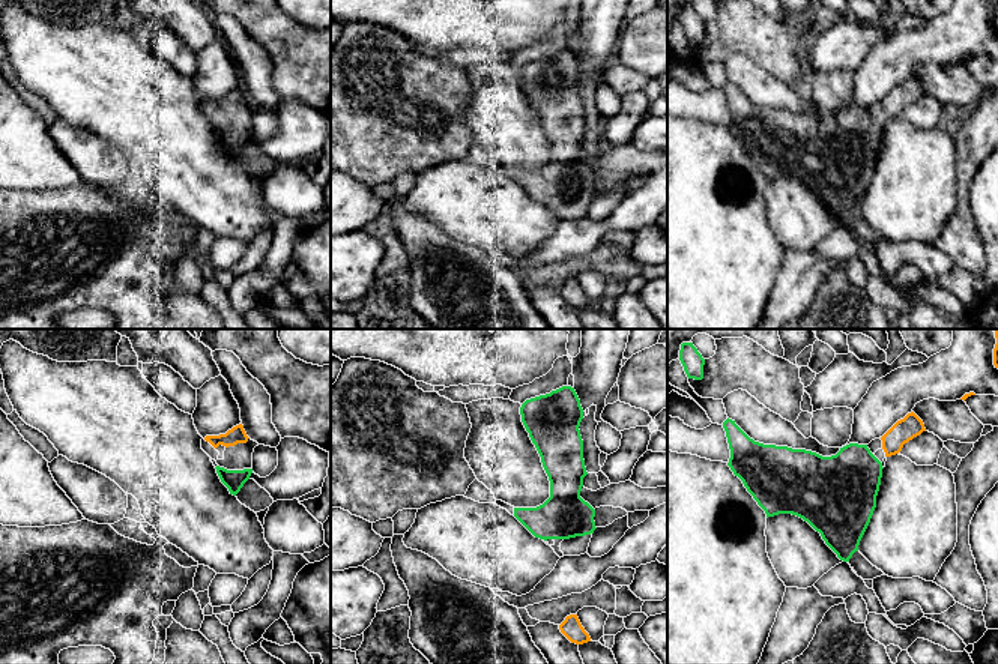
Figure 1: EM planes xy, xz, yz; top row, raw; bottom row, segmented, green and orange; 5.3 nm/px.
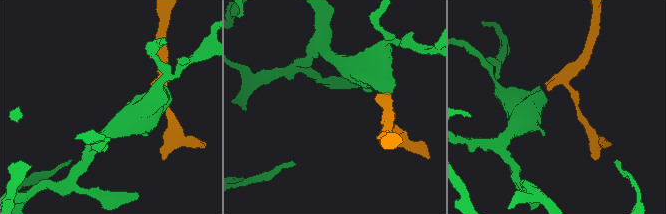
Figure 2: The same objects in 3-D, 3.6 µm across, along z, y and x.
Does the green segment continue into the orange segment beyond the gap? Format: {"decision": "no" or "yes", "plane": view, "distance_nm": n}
{"decision": "yes", "plane": "yz", "distance_nm": 50}

